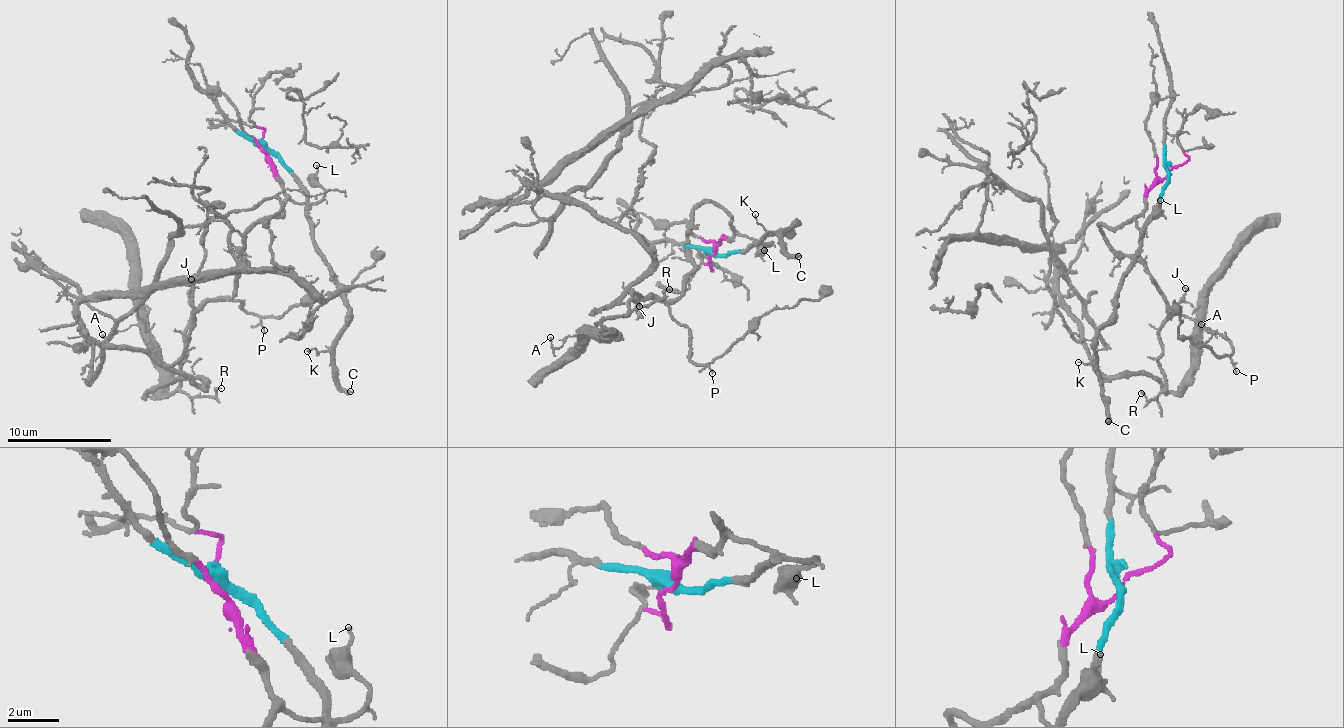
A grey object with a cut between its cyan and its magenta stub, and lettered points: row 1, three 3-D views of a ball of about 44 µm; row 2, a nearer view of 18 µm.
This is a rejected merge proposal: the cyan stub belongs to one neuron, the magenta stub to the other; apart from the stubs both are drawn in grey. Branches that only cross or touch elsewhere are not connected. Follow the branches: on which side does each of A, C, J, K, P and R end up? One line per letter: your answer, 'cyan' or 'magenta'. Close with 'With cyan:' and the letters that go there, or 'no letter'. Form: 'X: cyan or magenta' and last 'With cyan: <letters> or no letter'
A: magenta
C: cyan
J: magenta
K: cyan
P: magenta
R: magenta
With cyan: C, K

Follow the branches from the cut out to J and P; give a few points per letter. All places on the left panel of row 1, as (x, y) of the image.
J: (264, 149), (285, 202), (241, 247), (246, 267), (236, 293), (194, 307), (191, 279)
P: (264, 149), (285, 195), (283, 210), (246, 239), (236, 293), (223, 298), (241, 302), (264, 331)

